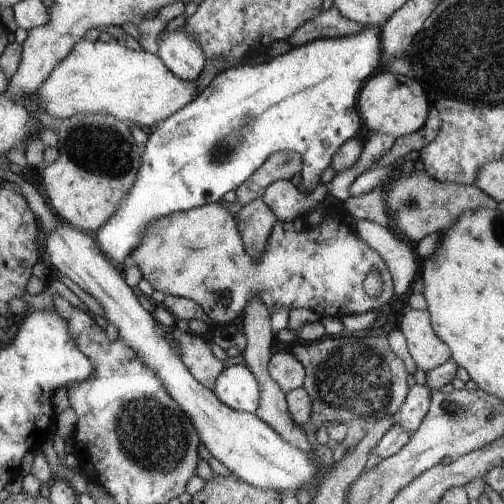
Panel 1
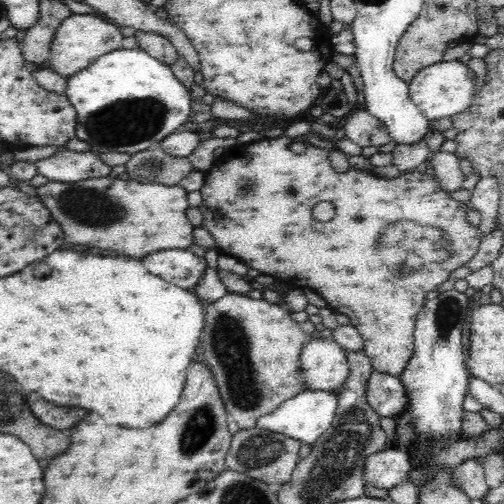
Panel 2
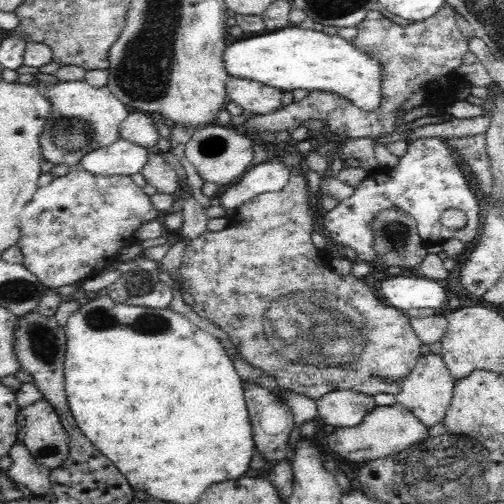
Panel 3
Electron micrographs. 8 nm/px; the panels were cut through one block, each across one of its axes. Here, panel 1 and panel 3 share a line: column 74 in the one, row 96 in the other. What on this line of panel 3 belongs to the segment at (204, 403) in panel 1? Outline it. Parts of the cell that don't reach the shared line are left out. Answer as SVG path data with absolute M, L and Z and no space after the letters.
M230 76L226 80L226 96L228 102L236 102L244 108L244 112L250 112L252 116L266 116L280 110L284 90L278 90L274 86L266 86L262 82L254 82L250 78L234 78Z

